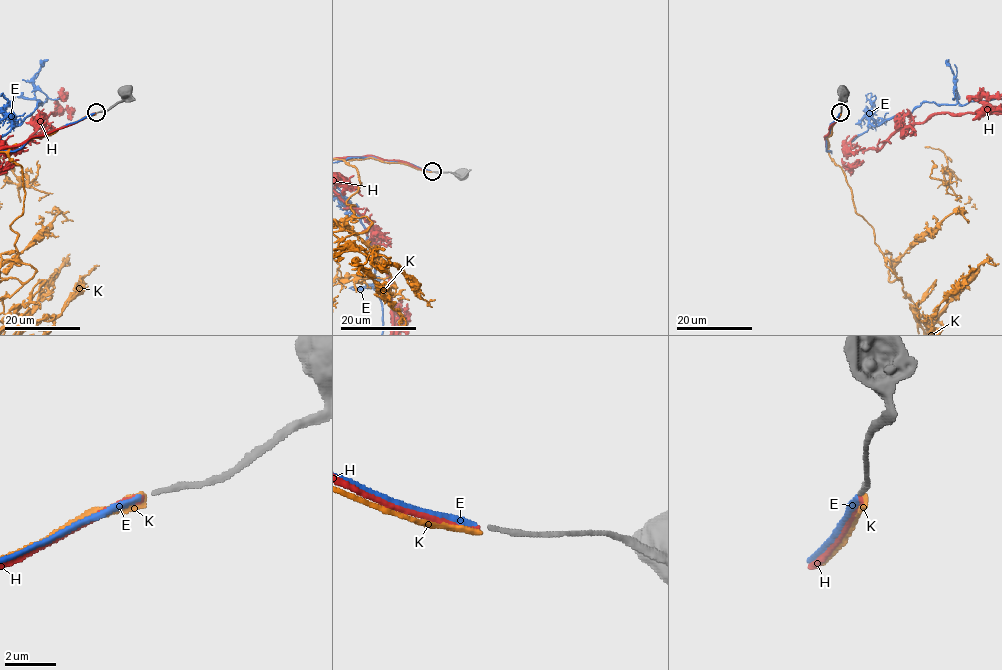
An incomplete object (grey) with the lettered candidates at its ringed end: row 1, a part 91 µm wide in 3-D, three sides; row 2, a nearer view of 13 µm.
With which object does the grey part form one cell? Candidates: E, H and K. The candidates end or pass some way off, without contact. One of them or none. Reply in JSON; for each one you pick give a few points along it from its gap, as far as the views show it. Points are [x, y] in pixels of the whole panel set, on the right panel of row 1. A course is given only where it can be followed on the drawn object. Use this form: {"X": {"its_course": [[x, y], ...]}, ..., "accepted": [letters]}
{"accepted": ["E"]}

